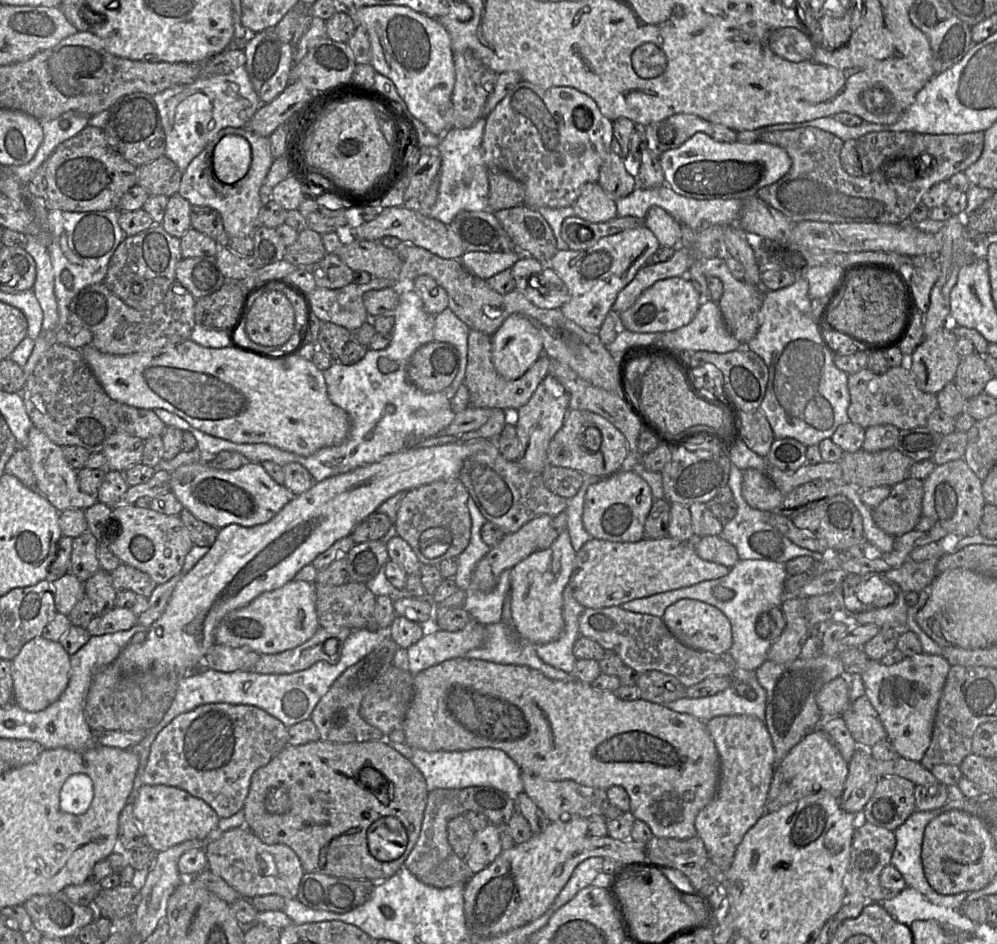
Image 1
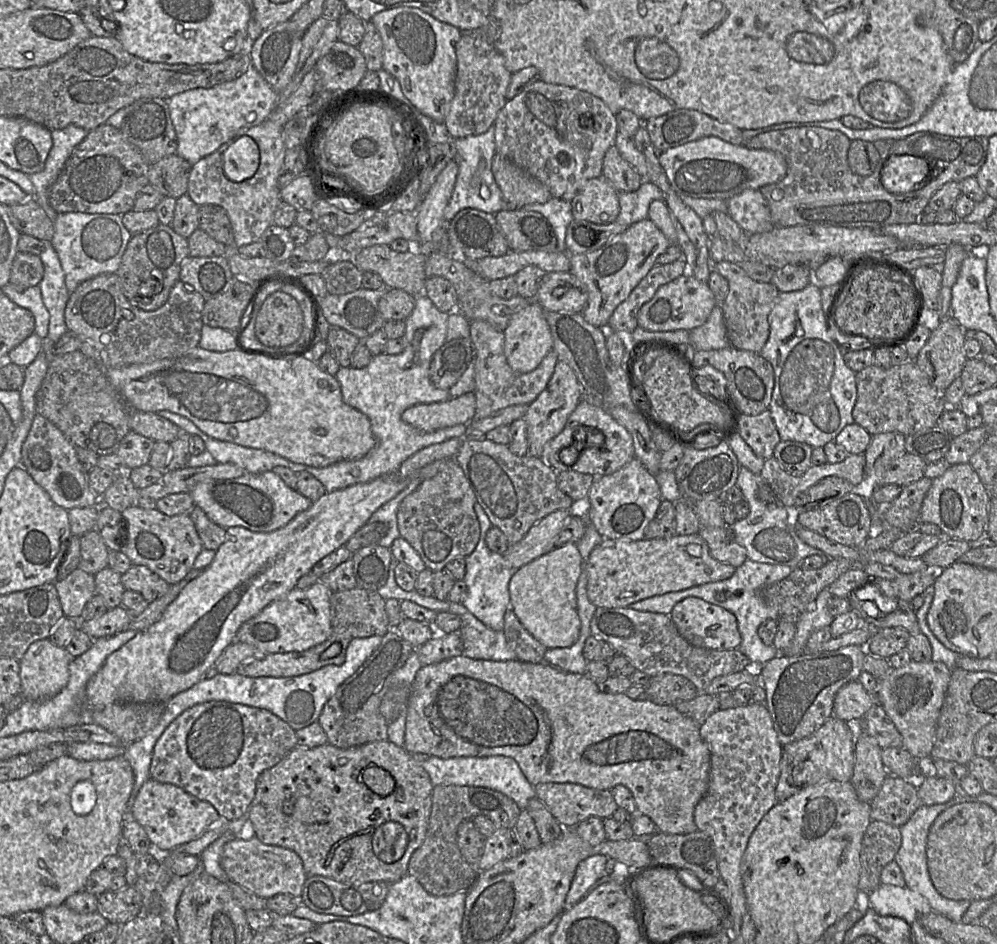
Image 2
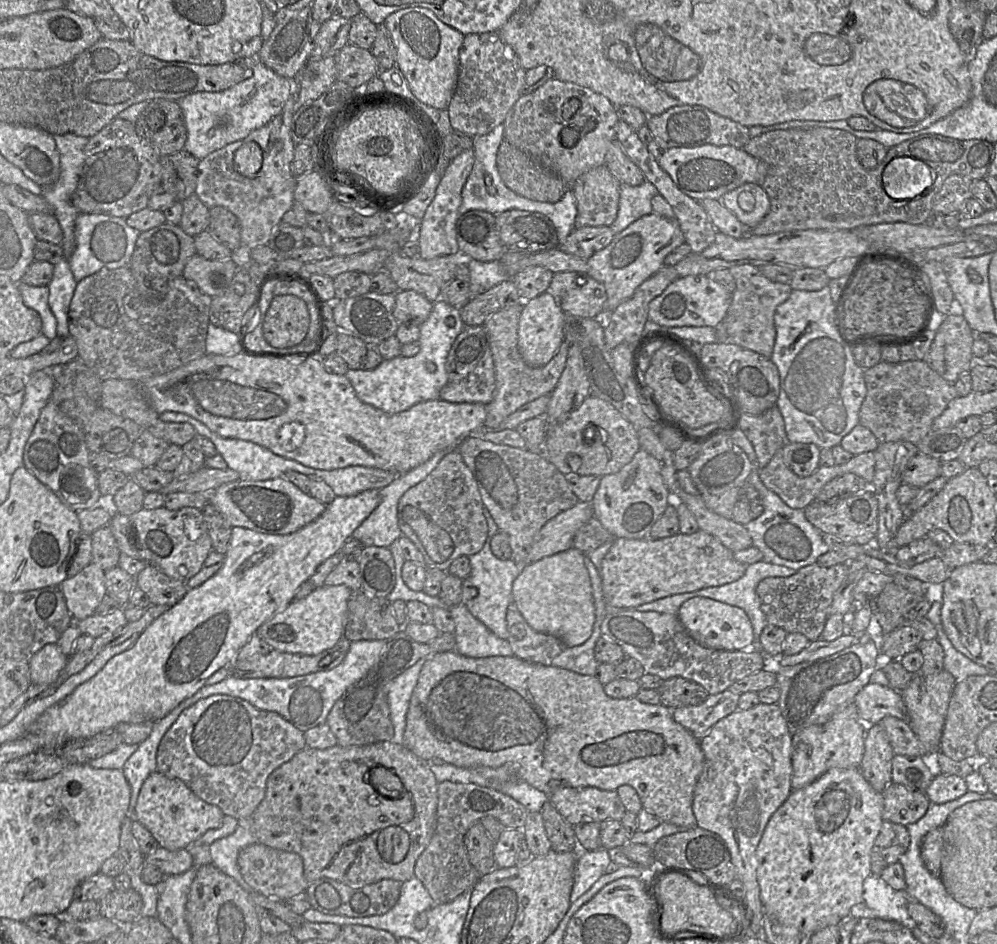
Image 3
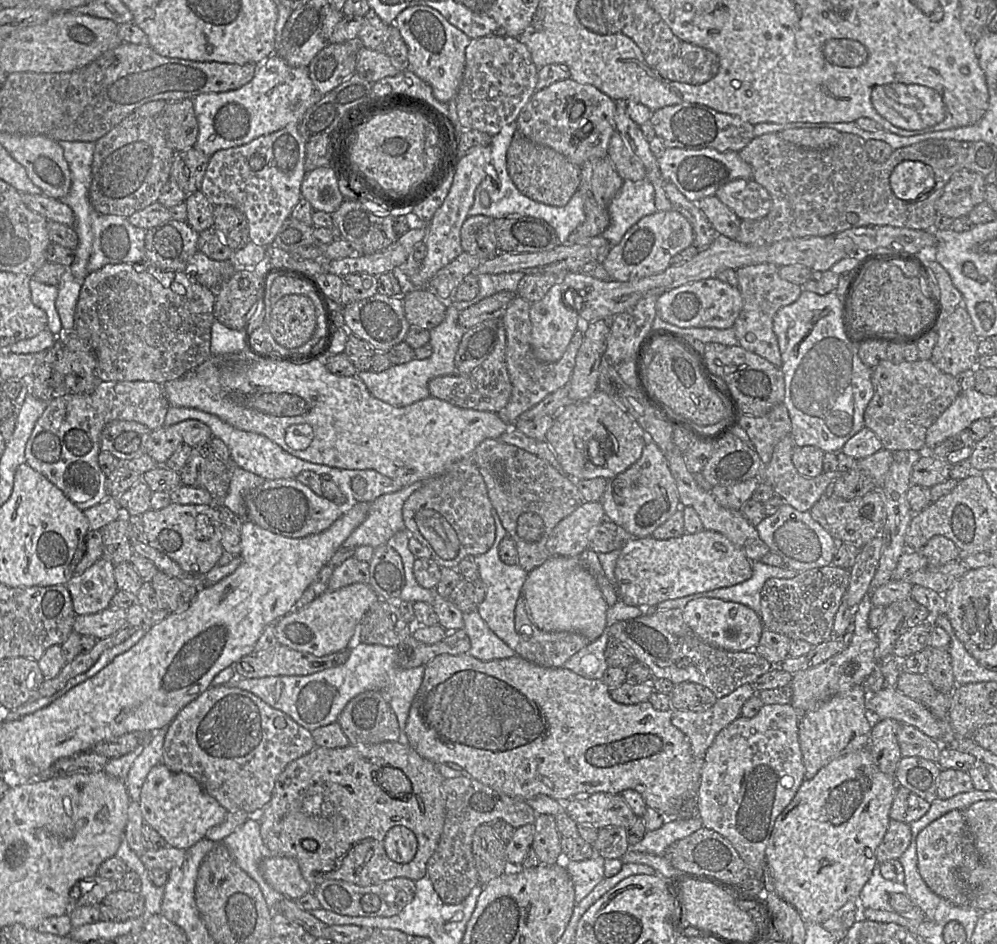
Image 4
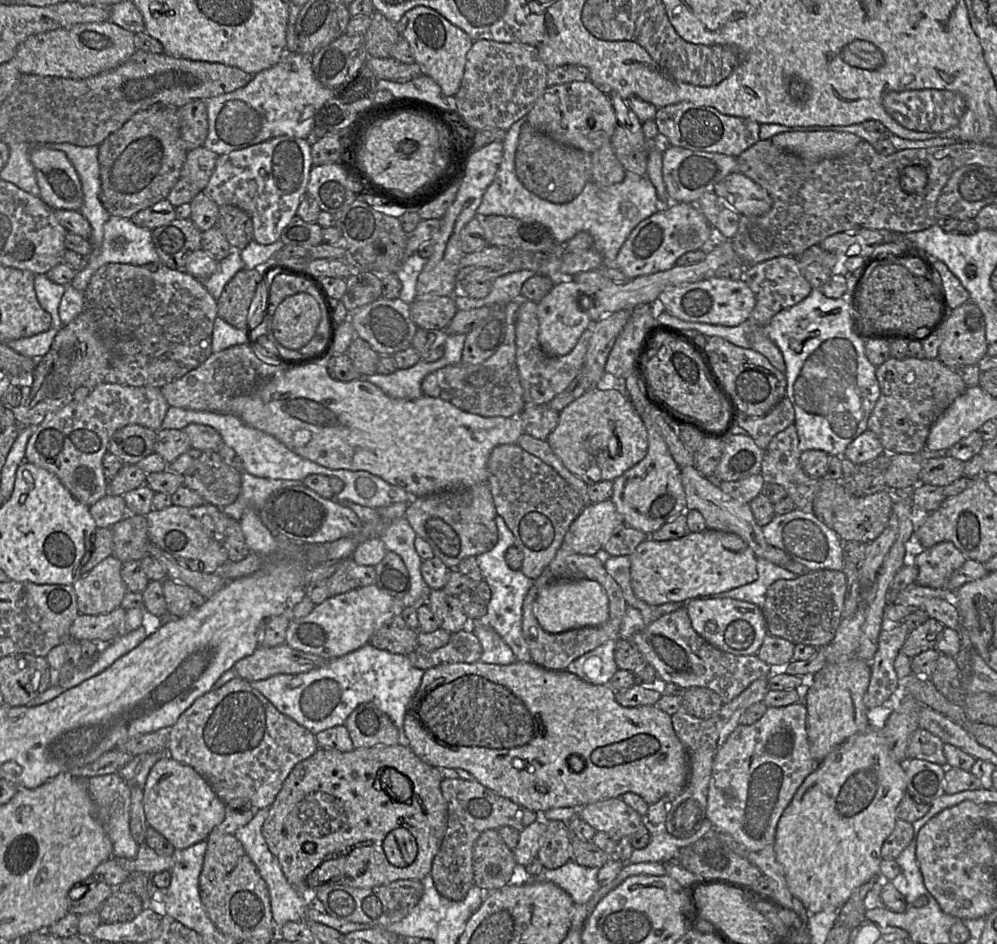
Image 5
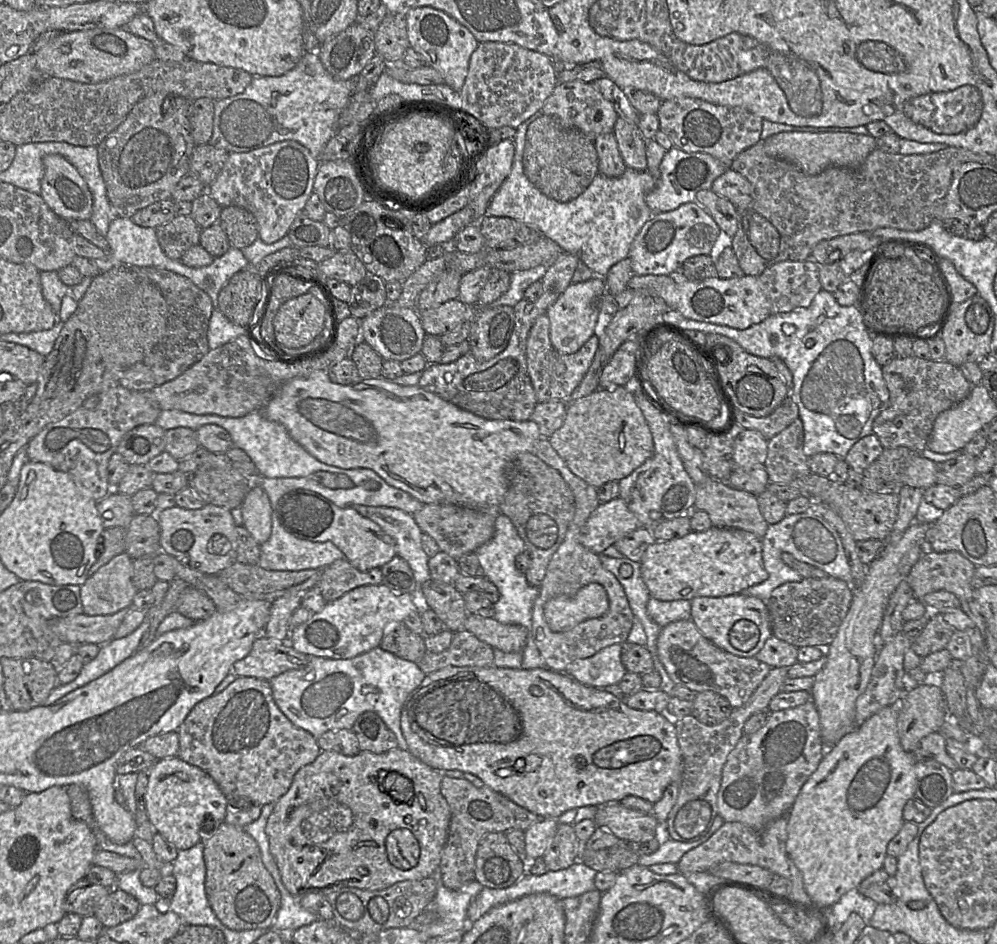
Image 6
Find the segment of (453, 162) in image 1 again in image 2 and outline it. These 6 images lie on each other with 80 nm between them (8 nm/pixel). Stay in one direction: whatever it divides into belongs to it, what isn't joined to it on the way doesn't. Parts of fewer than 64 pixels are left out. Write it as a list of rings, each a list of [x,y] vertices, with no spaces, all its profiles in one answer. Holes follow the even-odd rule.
[[[494,124],[484,133],[455,139],[458,174],[451,198],[444,210],[444,218],[451,221],[462,209],[473,208],[495,215],[501,210],[517,210],[508,205],[494,180],[491,166],[496,154]]]

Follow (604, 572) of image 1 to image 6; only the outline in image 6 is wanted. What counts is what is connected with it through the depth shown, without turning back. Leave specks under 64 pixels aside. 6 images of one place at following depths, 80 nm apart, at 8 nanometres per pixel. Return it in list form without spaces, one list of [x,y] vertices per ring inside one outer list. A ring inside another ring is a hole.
[[[711,527],[710,529],[702,532],[690,531],[687,535],[672,539],[669,541],[656,541],[655,543],[649,545],[645,550],[641,561],[639,562],[641,565],[641,576],[646,584],[649,594],[651,597],[656,598],[662,601],[674,601],[674,600],[692,600],[697,597],[720,597],[720,596],[728,596],[733,594],[739,594],[744,589],[762,583],[768,578],[768,572],[765,570],[762,559],[762,538],[759,538],[755,534],[741,530],[741,529],[733,529],[733,528],[719,528],[719,527]]]

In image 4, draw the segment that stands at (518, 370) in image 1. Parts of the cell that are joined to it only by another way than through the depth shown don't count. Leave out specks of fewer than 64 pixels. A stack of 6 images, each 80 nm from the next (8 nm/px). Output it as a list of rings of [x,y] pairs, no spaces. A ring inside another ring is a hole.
[[[560,278],[541,300],[531,303],[531,349],[533,355],[542,362],[557,361],[567,349],[575,332],[581,328],[583,322],[587,322],[563,301],[564,293],[572,287]]]

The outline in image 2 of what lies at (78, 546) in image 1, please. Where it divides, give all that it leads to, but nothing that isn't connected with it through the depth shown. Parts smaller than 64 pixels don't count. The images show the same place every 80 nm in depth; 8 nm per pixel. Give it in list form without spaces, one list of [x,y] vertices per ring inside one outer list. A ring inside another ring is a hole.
[[[90,530],[80,536],[80,562],[78,568],[95,575],[108,567],[109,550],[96,530]]]

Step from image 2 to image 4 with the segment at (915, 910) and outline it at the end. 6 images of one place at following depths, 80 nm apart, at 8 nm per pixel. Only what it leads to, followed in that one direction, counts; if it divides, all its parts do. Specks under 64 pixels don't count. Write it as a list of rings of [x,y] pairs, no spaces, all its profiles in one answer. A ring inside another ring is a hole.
[[[877,866],[862,888],[858,903],[862,909],[870,908],[891,912],[893,909],[889,904],[889,897],[892,893],[894,893],[893,883],[882,877]]]

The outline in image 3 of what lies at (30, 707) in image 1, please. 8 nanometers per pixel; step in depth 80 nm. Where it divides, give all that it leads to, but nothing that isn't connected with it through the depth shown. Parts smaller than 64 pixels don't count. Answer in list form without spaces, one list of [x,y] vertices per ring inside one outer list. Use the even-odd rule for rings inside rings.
[[[46,644],[28,661],[32,684],[53,684],[65,668],[68,656],[56,644]]]

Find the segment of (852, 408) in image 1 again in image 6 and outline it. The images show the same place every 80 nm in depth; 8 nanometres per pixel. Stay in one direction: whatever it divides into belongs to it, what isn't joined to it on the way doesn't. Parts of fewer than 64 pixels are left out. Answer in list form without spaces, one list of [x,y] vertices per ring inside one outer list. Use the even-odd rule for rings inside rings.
[[[914,355],[894,356],[882,366],[881,371],[889,400],[873,421],[872,431],[884,449],[906,447],[915,453],[921,453],[927,448],[937,417],[964,400],[973,387],[959,366],[947,360],[922,359]]]

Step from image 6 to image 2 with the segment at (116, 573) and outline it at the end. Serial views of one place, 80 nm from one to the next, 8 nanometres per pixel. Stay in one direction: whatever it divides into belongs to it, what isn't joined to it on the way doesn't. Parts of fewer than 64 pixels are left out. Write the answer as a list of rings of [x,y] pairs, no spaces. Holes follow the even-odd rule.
[[[79,568],[71,572],[63,580],[54,582],[60,604],[65,616],[78,620],[85,605],[96,595],[94,575],[89,574]]]

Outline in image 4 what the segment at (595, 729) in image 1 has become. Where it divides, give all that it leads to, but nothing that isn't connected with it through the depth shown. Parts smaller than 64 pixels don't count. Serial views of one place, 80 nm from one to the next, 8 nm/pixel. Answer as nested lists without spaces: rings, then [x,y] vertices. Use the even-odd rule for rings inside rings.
[[[442,654],[425,666],[422,683],[409,710],[405,734],[409,746],[424,759],[434,764],[455,763],[472,779],[513,798],[528,801],[544,794],[557,801],[566,802],[598,792],[621,794],[626,789],[634,789],[641,794],[648,807],[657,810],[666,818],[676,815],[687,799],[697,798],[704,760],[694,757],[687,737],[672,724],[671,711],[657,710],[648,701],[636,704],[618,703],[612,699],[609,691],[610,688],[601,679],[585,678],[563,666],[543,667],[516,654],[490,661],[482,661],[469,654]]]

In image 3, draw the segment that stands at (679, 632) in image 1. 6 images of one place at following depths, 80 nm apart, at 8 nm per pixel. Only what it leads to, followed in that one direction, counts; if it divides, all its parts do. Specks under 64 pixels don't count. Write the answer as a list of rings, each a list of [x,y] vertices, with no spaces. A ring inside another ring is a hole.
[[[693,597],[685,601],[677,612],[677,617],[688,634],[704,647],[739,651],[755,644],[753,627],[744,610],[711,598]]]

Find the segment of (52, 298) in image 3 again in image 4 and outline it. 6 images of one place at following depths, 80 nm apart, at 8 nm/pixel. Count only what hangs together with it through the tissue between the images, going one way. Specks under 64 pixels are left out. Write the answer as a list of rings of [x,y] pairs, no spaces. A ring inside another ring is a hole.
[[[67,267],[57,285],[55,307],[63,329],[74,328],[74,314],[82,283],[72,275],[70,267]]]

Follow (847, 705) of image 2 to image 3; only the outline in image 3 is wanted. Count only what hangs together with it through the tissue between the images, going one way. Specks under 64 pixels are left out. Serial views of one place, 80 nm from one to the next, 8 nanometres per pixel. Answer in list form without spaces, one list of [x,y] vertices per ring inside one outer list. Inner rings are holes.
[[[869,683],[855,695],[853,702],[858,717],[865,724],[879,723],[887,716],[907,720],[907,709],[901,693],[890,686]]]

